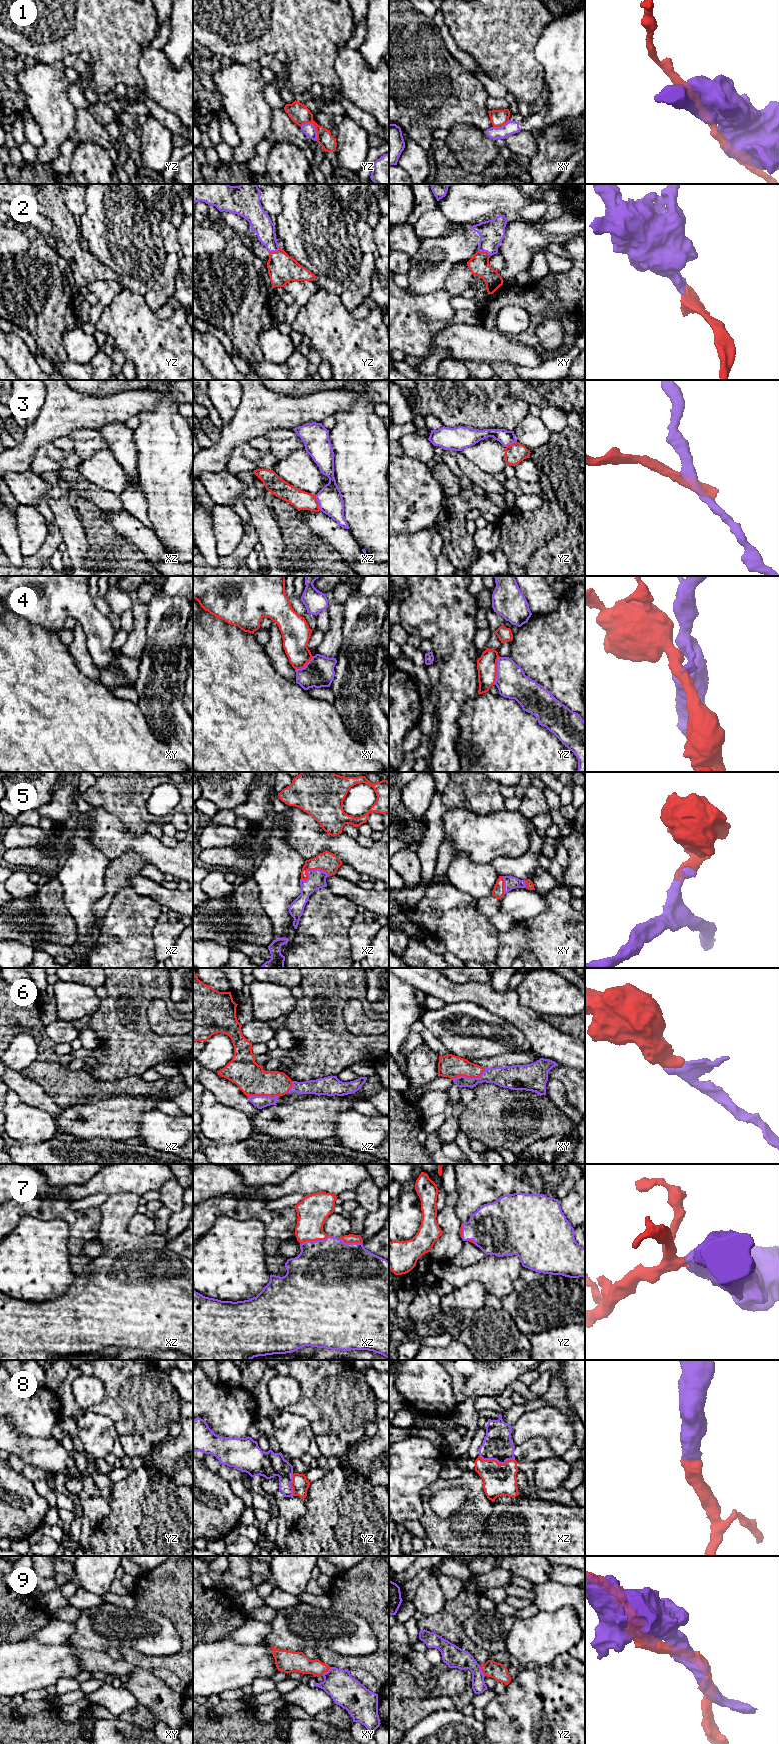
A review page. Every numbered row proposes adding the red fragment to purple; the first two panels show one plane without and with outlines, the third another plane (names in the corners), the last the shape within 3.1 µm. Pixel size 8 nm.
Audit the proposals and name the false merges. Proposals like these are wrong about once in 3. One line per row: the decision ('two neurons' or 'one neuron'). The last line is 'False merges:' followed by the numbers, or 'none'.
1: two neurons
2: one neuron
3: two neurons
4: two neurons
5: one neuron
6: one neuron
7: one neuron
8: one neuron
9: two neurons
False merges: 1, 3, 4, 9

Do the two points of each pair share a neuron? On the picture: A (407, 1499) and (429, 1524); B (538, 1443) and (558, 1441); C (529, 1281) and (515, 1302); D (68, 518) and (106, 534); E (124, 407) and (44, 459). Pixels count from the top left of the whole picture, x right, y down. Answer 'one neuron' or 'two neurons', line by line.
A: two neurons
B: two neurons
C: one neuron
D: two neurons
E: two neurons

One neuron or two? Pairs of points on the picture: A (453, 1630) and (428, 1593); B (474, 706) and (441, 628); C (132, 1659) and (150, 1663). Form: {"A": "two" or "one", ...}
{"A": "two", "B": "two", "C": "one"}

